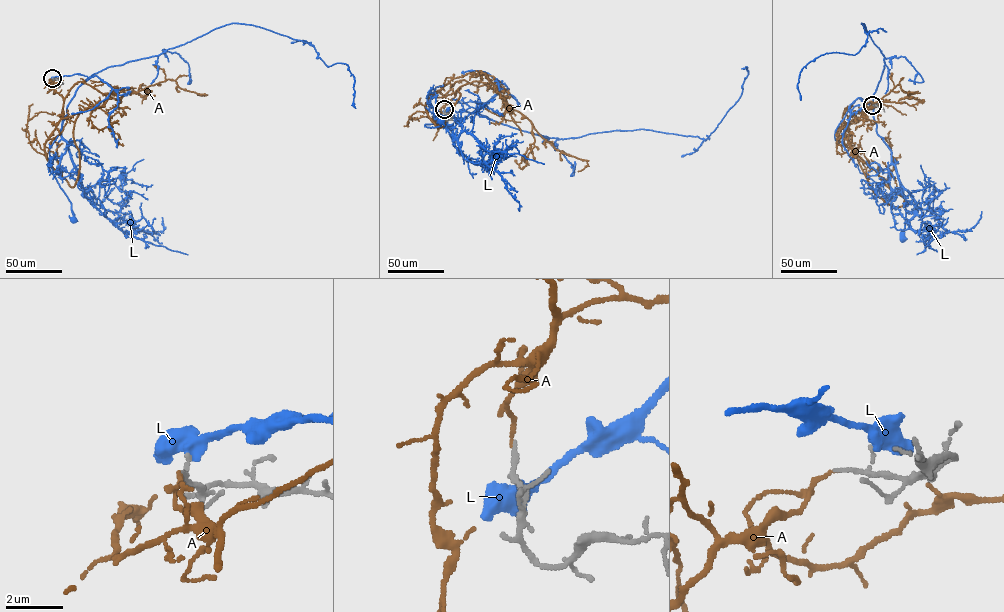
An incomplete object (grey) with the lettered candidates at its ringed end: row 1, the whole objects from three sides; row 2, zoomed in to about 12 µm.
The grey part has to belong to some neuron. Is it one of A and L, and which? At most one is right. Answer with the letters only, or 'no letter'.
A

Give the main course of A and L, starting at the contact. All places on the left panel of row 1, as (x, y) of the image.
A: (52, 78), (50, 87), (64, 99), (80, 81), (117, 99), (168, 79), (181, 88), (206, 94), (197, 95)
L: (52, 78), (77, 74), (89, 78), (77, 90), (67, 107), (62, 139), (49, 166), (70, 202), (73, 220)

